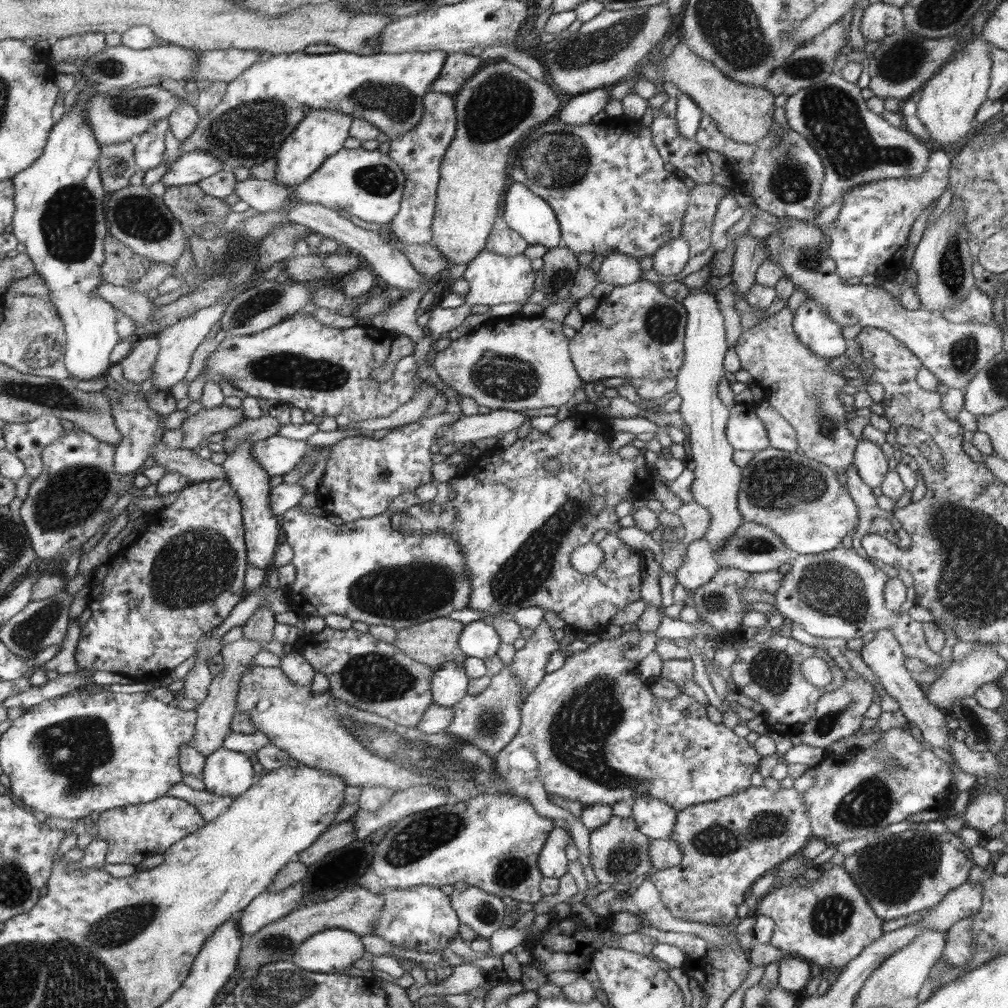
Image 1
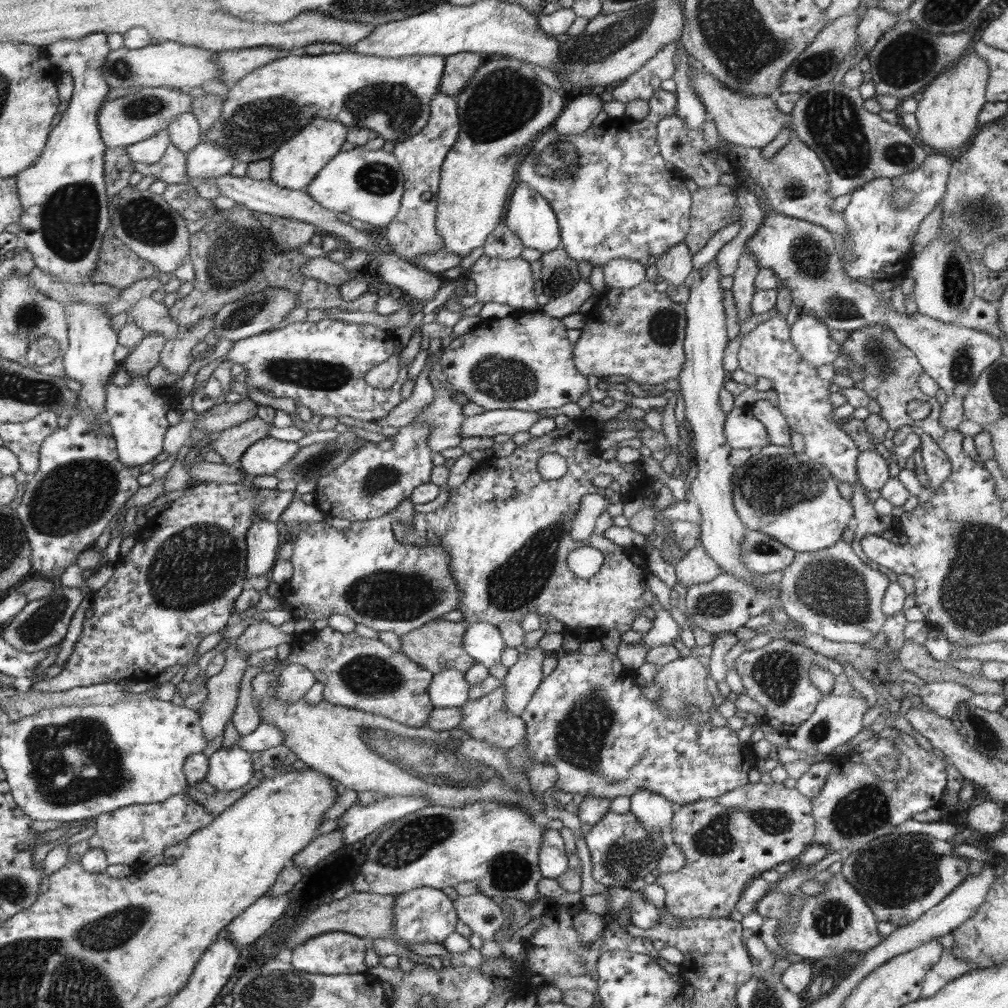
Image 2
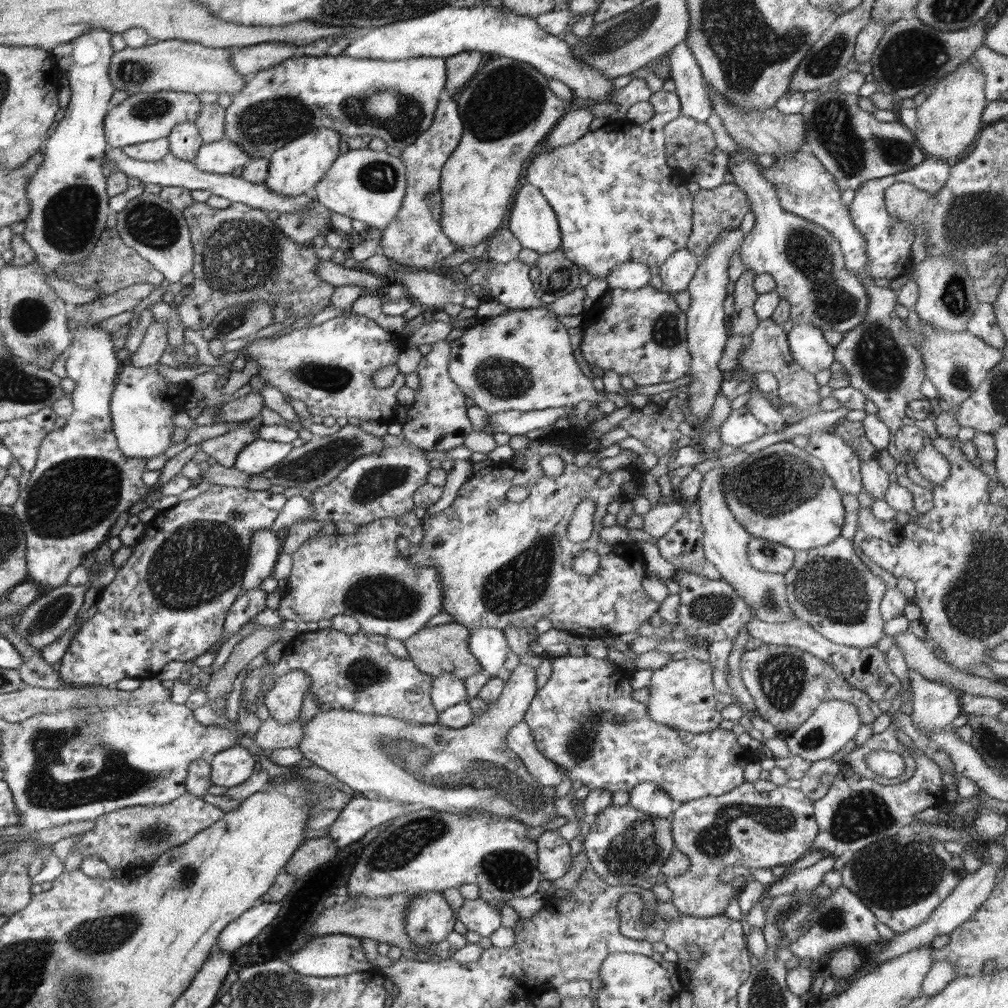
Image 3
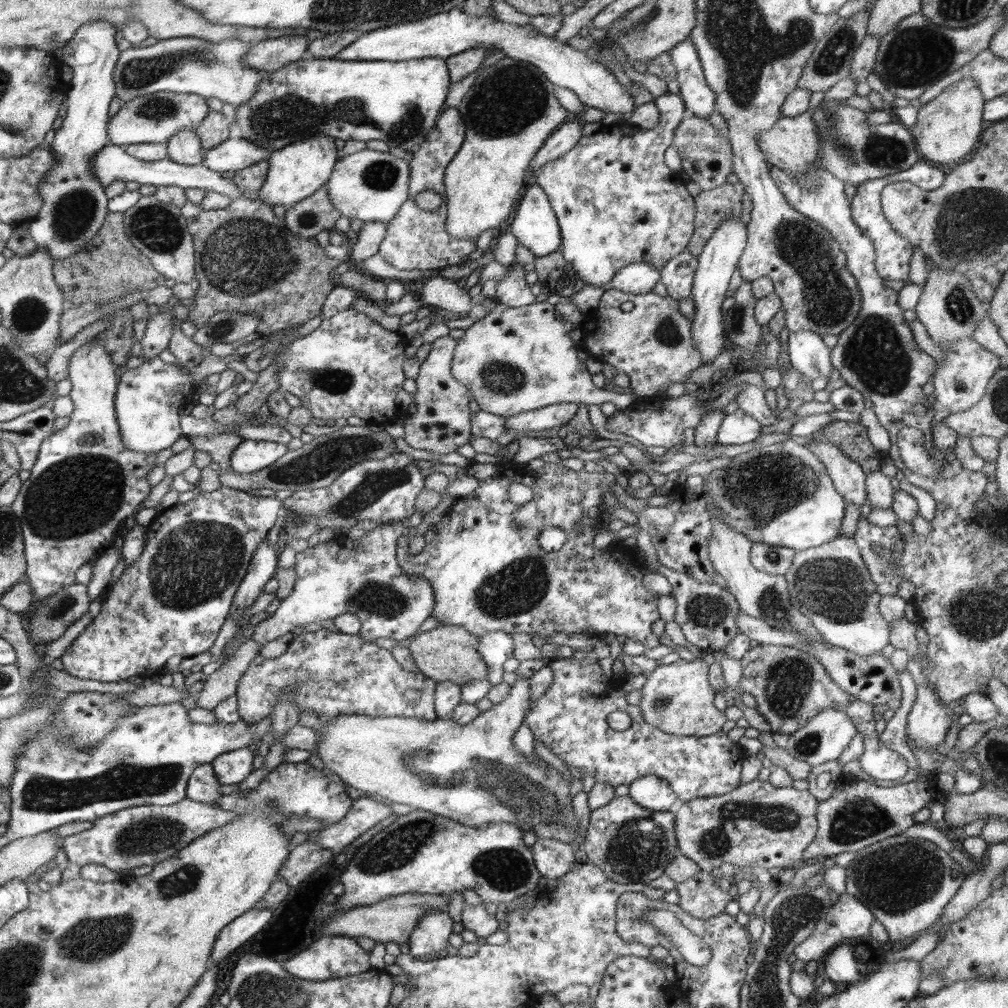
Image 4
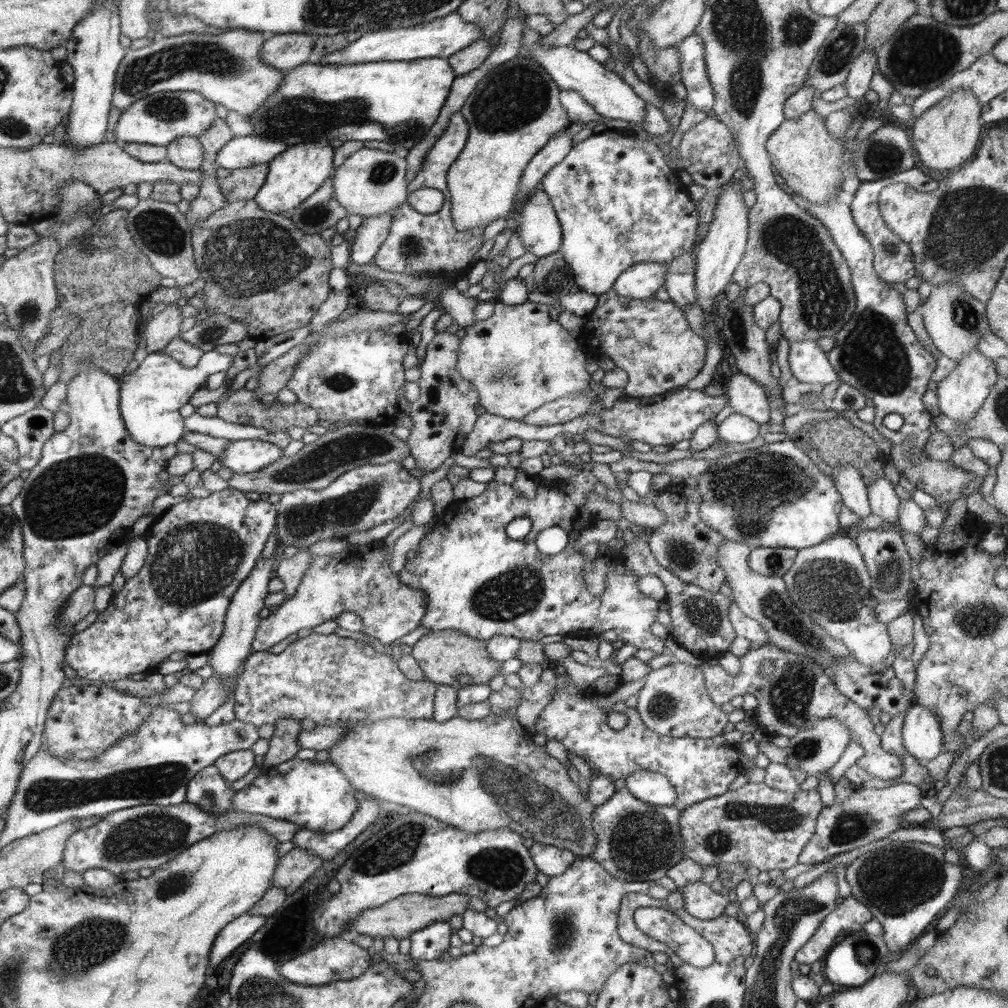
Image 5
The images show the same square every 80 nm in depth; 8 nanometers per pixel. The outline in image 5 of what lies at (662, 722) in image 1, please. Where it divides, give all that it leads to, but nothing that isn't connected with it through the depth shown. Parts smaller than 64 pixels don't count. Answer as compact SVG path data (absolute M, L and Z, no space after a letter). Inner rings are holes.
M566 674L566 681L562 686L557 687L552 695L552 701L544 707L536 721L536 734L544 734L548 740L558 740L564 744L566 752L571 752L582 758L594 774L607 776L612 782L619 778L626 778L638 770L650 770L668 777L672 783L677 797L673 804L679 811L708 800L716 796L722 796L728 792L728 786L743 773L743 765L740 762L739 754L736 753L738 745L732 744L723 735L714 738L674 738L672 736L660 736L653 730L646 728L642 722L639 712L635 708L628 708L625 702L618 701L612 705L611 710L626 714L628 720L625 730L614 730L608 725L608 712L603 708L596 707L592 696L600 696L593 686L586 686L586 689L578 689L576 683Z

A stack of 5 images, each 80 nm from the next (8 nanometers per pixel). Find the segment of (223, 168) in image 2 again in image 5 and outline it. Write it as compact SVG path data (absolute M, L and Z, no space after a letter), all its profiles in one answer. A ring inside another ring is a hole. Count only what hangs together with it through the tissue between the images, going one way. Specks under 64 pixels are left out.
M240 136L232 138L216 155L217 168L228 170L248 168L274 161L289 147L284 142L264 136Z

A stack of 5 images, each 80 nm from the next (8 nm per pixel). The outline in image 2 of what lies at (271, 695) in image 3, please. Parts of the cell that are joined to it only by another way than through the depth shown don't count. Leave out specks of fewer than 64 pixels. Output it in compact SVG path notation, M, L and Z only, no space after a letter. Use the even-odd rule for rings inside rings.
M288 665L281 672L279 676L281 688L278 689L278 699L282 699L284 703L300 701L317 682L317 676L300 665Z

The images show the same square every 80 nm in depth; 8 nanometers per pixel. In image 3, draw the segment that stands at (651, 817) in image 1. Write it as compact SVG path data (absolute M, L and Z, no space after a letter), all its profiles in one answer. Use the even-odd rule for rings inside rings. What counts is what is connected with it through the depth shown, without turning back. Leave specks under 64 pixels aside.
M655 782L637 784L630 792L629 803L641 813L654 818L666 818L677 808L678 803Z

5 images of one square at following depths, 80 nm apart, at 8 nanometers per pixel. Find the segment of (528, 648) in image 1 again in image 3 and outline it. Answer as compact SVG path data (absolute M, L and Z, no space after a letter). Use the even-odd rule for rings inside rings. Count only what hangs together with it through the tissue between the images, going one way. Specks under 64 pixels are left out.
M520 663L512 671L510 679L504 682L504 691L498 701L468 726L459 729L438 723L413 723L389 716L360 714L352 710L320 708L308 723L300 722L304 736L296 748L304 754L304 758L330 772L358 794L376 792L380 798L412 804L412 811L422 810L426 806L456 814L482 810L491 817L513 818L529 828L536 828L559 816L554 805L556 790L538 783L521 759L506 746L505 739L508 730L524 720L536 695L536 674L536 669Z

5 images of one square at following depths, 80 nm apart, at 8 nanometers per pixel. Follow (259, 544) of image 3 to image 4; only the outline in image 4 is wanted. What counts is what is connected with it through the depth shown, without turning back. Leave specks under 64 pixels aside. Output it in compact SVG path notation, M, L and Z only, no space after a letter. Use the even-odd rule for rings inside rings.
M267 538L261 542L257 552L253 555L249 573L241 582L233 602L233 611L236 609L250 609L253 602L257 601L259 594L265 590L265 585L275 577L277 572L278 556L274 545L268 545Z

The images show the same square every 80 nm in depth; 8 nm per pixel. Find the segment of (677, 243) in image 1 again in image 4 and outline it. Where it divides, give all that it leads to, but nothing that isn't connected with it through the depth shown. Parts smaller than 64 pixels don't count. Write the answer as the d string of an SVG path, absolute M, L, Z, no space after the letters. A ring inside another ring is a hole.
M685 250L660 269L660 280L670 298L680 301L692 297L693 280L698 266L697 257Z

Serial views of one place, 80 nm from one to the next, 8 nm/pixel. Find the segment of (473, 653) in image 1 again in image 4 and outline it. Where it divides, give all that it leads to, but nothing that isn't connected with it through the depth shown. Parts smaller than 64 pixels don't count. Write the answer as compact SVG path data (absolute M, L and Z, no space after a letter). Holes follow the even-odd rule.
M501 631L486 633L486 635L478 637L476 650L480 652L482 660L488 666L487 680L492 684L492 687L501 684L504 674L503 664L513 658L514 642L512 636Z

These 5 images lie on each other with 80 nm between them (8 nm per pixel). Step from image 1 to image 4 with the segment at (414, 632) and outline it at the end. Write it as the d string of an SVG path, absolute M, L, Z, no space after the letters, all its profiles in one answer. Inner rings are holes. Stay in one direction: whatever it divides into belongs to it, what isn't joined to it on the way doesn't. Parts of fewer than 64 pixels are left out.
M439 626L430 632L416 634L414 640L406 643L407 650L414 658L417 670L427 678L440 682L452 682L460 686L474 680L488 677L488 666L482 660L478 647L478 637L470 635L462 626Z

